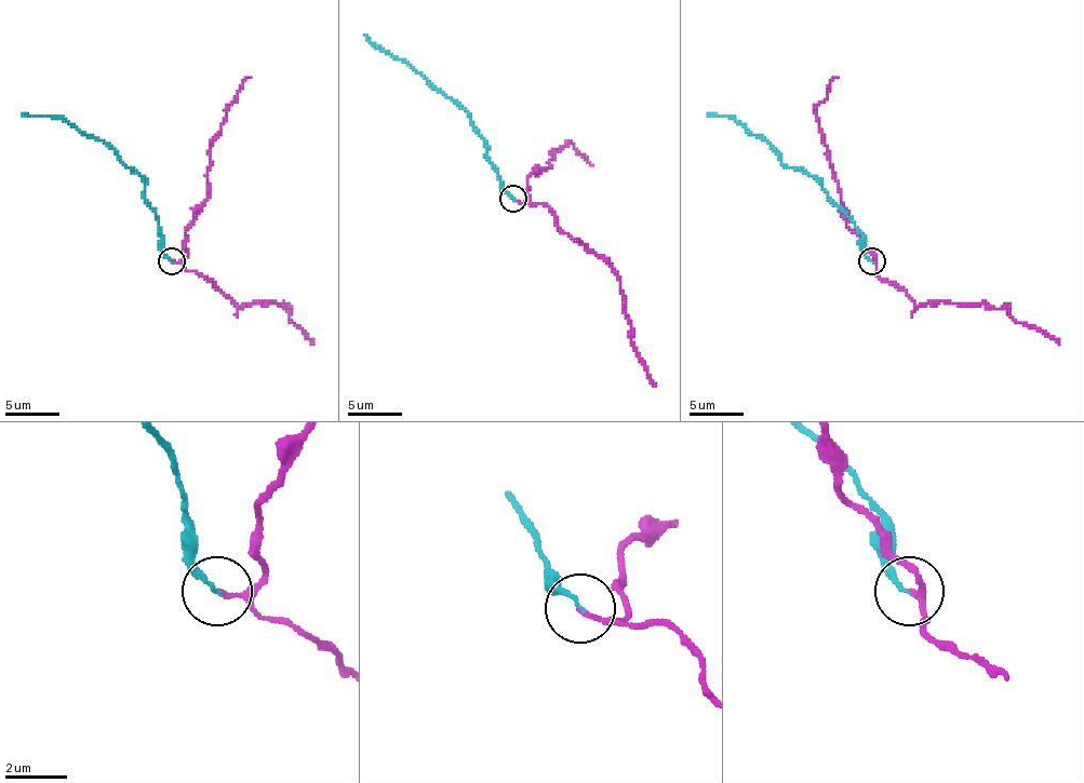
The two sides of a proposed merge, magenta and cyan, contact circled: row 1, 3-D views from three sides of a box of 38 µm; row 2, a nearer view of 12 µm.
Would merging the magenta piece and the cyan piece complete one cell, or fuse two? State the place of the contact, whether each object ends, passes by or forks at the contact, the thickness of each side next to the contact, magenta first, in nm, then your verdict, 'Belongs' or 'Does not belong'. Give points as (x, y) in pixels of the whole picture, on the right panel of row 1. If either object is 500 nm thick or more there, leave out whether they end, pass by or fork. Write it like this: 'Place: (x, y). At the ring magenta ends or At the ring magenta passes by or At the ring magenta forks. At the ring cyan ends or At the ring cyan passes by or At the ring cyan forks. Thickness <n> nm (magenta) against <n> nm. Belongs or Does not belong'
Place: (871, 260). At the ring magenta ends. At the ring cyan ends. Thickness 150 nm (magenta) against 120 nm. Belongs

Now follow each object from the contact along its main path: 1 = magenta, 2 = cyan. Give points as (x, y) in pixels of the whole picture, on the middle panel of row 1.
1: (513, 198), (544, 203), (554, 223), (612, 269), (631, 332), (631, 342), (655, 386)
2: (513, 198), (506, 192), (486, 157), (486, 144), (470, 113), (399, 58), (380, 51), (364, 35)

